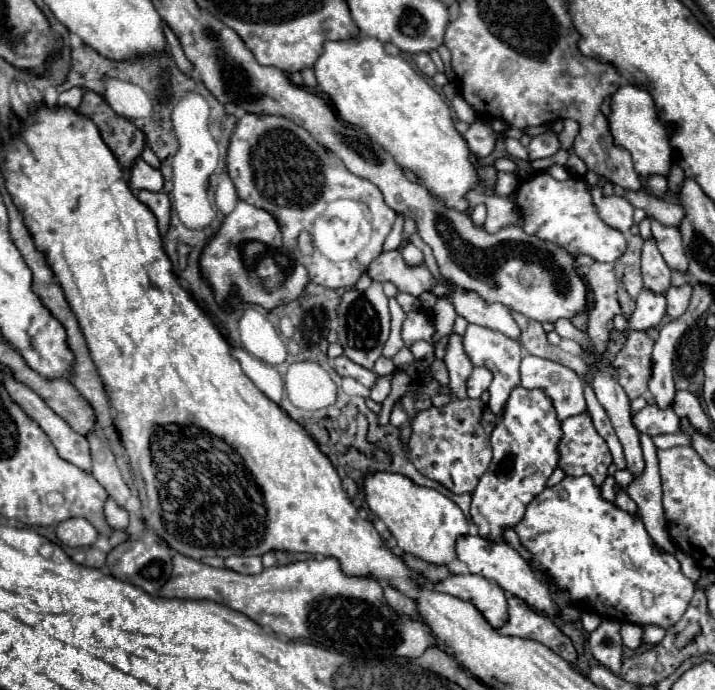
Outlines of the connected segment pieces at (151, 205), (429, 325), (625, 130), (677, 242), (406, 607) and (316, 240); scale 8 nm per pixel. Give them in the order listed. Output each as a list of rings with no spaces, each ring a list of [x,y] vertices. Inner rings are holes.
[[[139,190],[137,198],[155,214],[159,234],[163,236],[169,228],[169,216],[171,216],[171,202],[165,192],[149,192],[149,190]]]
[[[411,310],[407,312],[407,318],[401,326],[401,338],[405,342],[407,348],[411,348],[411,344],[423,340],[433,344],[433,336],[435,336],[437,328],[433,322],[433,316],[425,310]]]
[[[627,84],[615,92],[613,102],[611,102],[609,126],[611,126],[611,134],[615,138],[615,144],[619,144],[631,152],[635,172],[639,176],[649,178],[651,174],[663,174],[663,176],[669,174],[669,170],[671,170],[669,138],[675,132],[675,128],[671,124],[665,124],[659,120],[655,102],[645,88],[639,88],[635,84]]]
[[[651,220],[651,230],[653,230],[653,238],[657,240],[657,248],[663,254],[669,268],[679,270],[679,272],[687,272],[689,266],[687,266],[687,256],[683,250],[679,230],[671,228],[671,226],[663,226],[655,220]]]
[[[385,586],[385,600],[397,614],[417,620],[417,604],[411,598],[403,596],[399,590],[395,590],[391,586]]]
[[[245,114],[231,136],[227,170],[237,196],[275,216],[287,250],[307,268],[311,282],[325,288],[353,288],[359,276],[367,272],[369,264],[383,252],[383,242],[397,218],[397,212],[385,204],[381,190],[373,182],[351,174],[343,162],[315,142],[307,130],[283,116]]]

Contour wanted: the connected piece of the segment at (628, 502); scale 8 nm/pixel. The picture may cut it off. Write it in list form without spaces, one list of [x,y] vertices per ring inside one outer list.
[[[623,490],[623,492],[617,492],[617,496],[615,496],[615,504],[617,504],[621,510],[629,512],[631,516],[639,516],[639,508],[637,508],[635,502],[625,494],[625,490]]]

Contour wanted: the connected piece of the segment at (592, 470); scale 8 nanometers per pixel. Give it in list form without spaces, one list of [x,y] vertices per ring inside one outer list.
[[[583,412],[583,414],[577,414],[577,416],[571,416],[571,418],[563,420],[561,430],[563,430],[563,438],[559,440],[559,462],[557,462],[557,466],[567,476],[583,476],[583,474],[587,474],[601,488],[607,474],[609,474],[607,470],[609,470],[609,464],[613,462],[613,458],[611,458],[611,452],[607,448],[607,442],[595,430],[589,412]]]

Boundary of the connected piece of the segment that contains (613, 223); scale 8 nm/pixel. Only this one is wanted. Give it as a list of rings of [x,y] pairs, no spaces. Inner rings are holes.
[[[587,172],[585,180],[591,184],[591,196],[593,196],[593,202],[597,206],[599,216],[603,218],[603,222],[609,224],[611,228],[623,232],[623,234],[629,234],[629,228],[635,224],[633,222],[633,210],[635,208],[621,196],[615,196],[615,194],[603,196],[601,188],[597,186],[597,174],[595,172]]]

